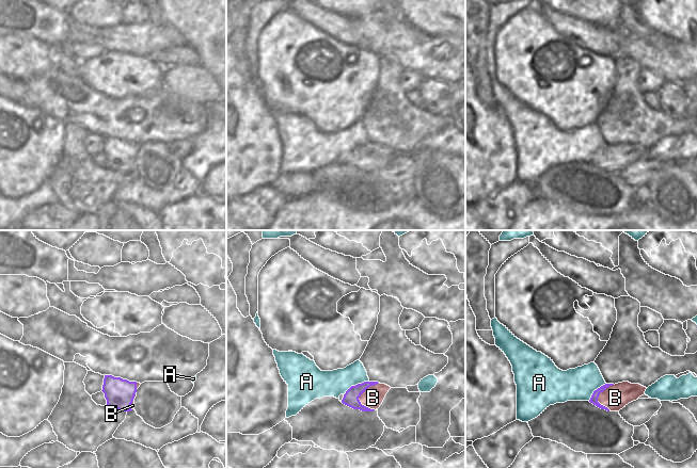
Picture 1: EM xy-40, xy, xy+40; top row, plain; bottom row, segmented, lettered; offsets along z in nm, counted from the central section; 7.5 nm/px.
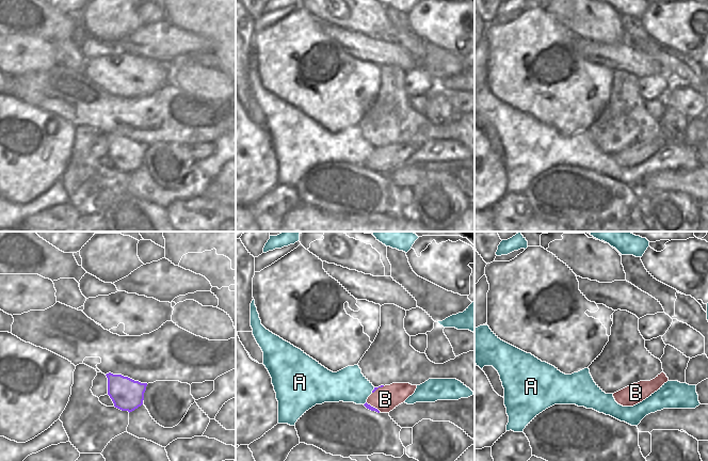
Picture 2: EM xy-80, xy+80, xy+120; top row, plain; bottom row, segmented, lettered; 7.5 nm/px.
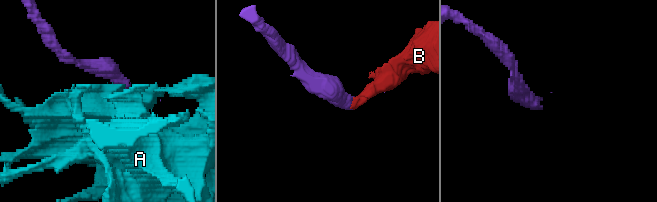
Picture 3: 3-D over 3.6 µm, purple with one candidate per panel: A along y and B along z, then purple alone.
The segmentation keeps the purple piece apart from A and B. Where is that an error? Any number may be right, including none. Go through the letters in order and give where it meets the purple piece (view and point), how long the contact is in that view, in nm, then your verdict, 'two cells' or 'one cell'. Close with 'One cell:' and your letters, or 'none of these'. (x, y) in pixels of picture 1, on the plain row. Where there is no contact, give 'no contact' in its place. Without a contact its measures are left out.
A: meets purple in xy at (355, 146); contact 220 nm long; two cells
B: meets purple in xy at (364, 152); contact 220 nm long; two cells
One cell: none of these

